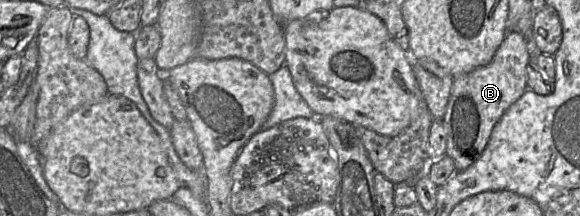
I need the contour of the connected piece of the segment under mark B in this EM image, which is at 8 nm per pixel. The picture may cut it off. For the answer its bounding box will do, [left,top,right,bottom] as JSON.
[442,31,529,171]

